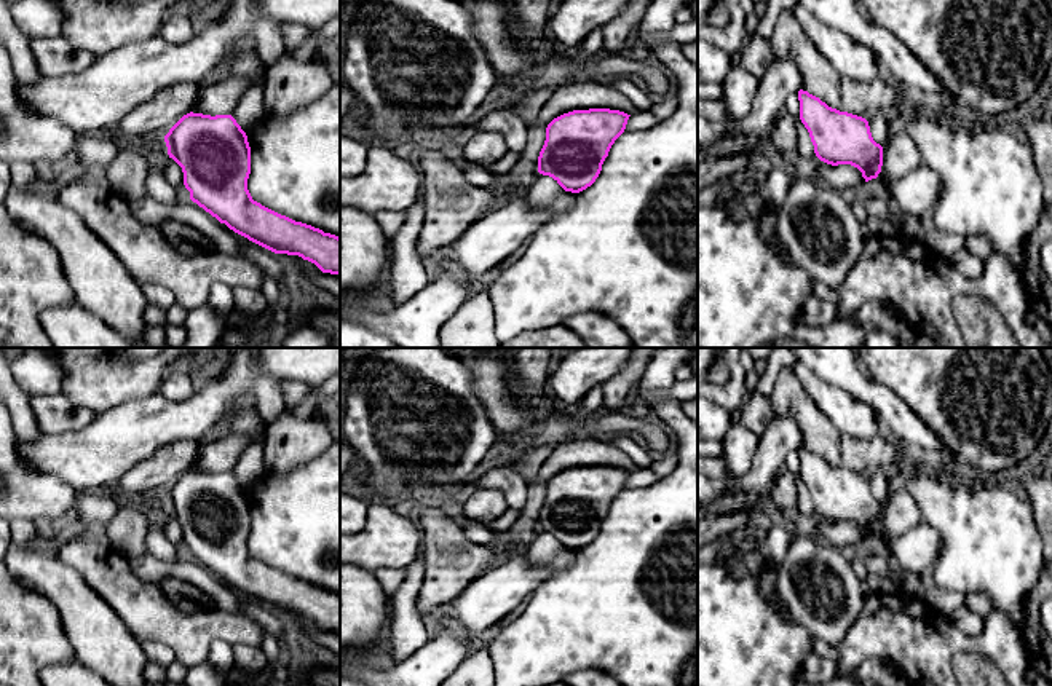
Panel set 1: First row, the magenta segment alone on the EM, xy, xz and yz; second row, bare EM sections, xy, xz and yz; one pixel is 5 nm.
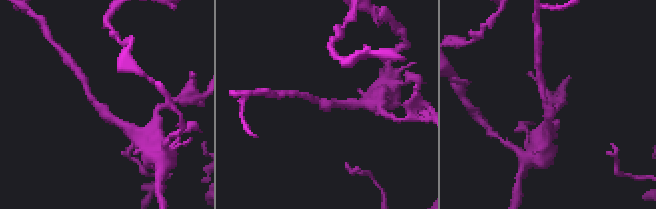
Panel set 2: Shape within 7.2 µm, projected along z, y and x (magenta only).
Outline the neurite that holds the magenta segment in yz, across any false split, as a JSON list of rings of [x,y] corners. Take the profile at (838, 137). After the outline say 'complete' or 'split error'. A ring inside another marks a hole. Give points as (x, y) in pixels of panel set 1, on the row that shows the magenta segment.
[[[803,89],[798,91],[798,101],[800,101],[800,120],[808,129],[811,142],[814,145],[814,153],[821,161],[832,166],[851,164],[862,172],[865,182],[878,177],[883,166],[883,147],[873,140],[868,121],[865,118],[832,108],[819,97]]] | complete

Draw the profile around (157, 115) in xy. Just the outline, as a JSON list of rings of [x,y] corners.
[[[179,83],[158,91],[152,99],[137,104],[120,123],[131,136],[166,136],[169,129],[200,102],[198,83]]]

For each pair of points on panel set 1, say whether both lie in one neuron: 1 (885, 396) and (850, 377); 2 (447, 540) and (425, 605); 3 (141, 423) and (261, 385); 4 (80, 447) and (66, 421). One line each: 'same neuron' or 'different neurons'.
1: same neuron
2: same neuron
3: same neuron
4: different neurons

